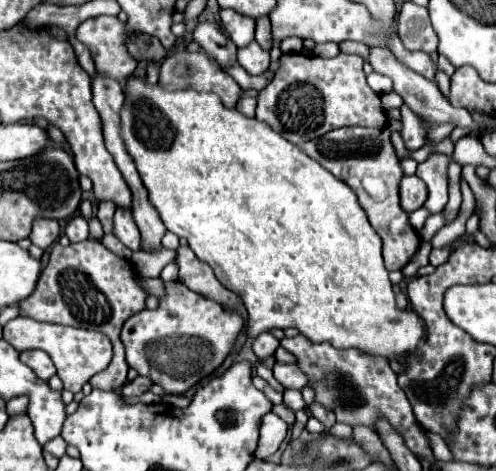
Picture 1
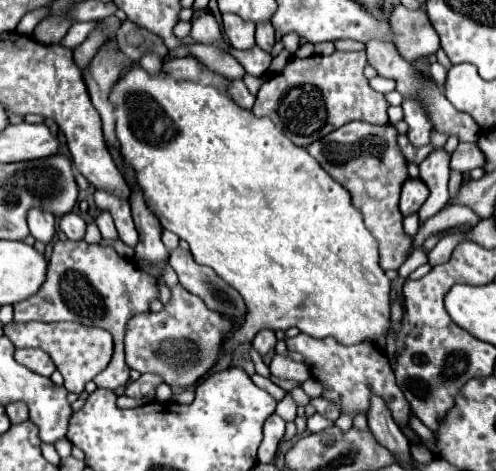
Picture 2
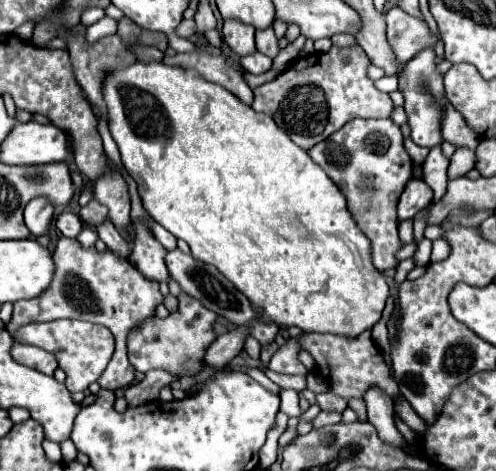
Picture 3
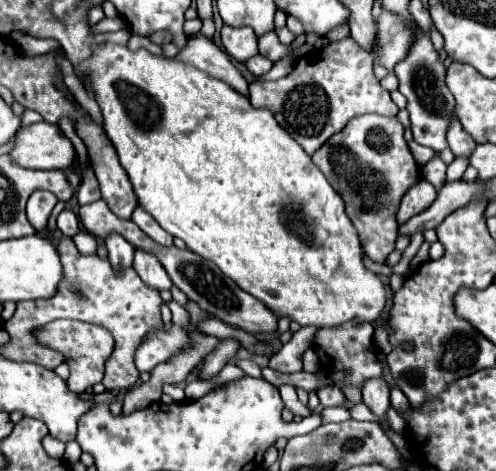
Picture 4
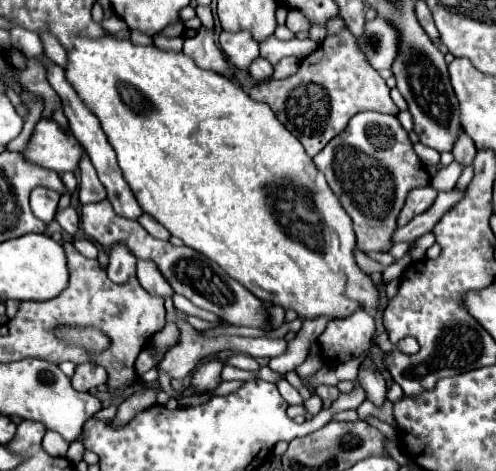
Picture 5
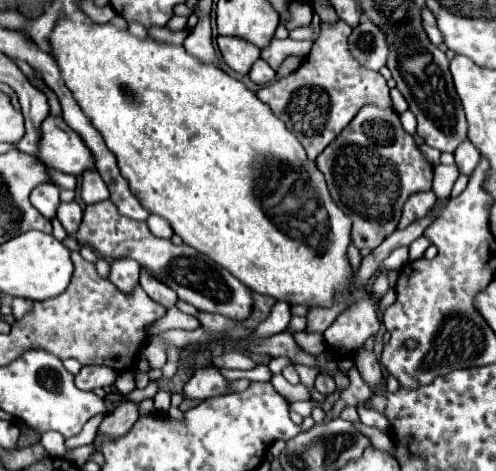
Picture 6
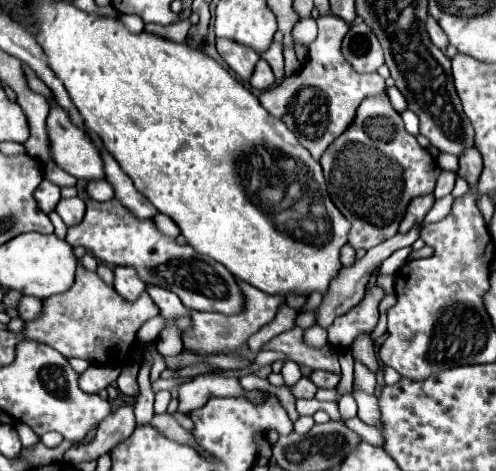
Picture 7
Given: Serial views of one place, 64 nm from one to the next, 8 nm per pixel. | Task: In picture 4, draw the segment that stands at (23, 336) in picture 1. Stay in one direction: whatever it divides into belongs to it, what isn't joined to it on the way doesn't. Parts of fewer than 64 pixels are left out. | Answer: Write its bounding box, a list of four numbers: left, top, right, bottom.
[36,320,114,392]

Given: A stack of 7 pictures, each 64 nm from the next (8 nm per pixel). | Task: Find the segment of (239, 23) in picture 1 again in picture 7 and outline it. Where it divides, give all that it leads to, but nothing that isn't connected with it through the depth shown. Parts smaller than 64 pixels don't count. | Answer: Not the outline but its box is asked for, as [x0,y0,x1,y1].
[216,38,260,80]

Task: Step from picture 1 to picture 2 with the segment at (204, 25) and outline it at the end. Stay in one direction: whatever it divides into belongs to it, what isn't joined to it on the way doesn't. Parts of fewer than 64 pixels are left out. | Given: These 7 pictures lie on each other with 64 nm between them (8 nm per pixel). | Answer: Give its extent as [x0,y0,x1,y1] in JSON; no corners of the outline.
[192,10,222,46]

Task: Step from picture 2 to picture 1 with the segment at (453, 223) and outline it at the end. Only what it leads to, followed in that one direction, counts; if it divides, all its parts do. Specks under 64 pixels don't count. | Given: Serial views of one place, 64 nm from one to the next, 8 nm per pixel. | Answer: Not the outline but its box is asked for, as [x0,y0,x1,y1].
[418,212,446,242]

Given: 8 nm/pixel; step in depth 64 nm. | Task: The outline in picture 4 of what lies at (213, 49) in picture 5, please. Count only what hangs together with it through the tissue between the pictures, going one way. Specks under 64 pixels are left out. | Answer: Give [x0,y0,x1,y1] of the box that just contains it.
[176,34,248,96]

